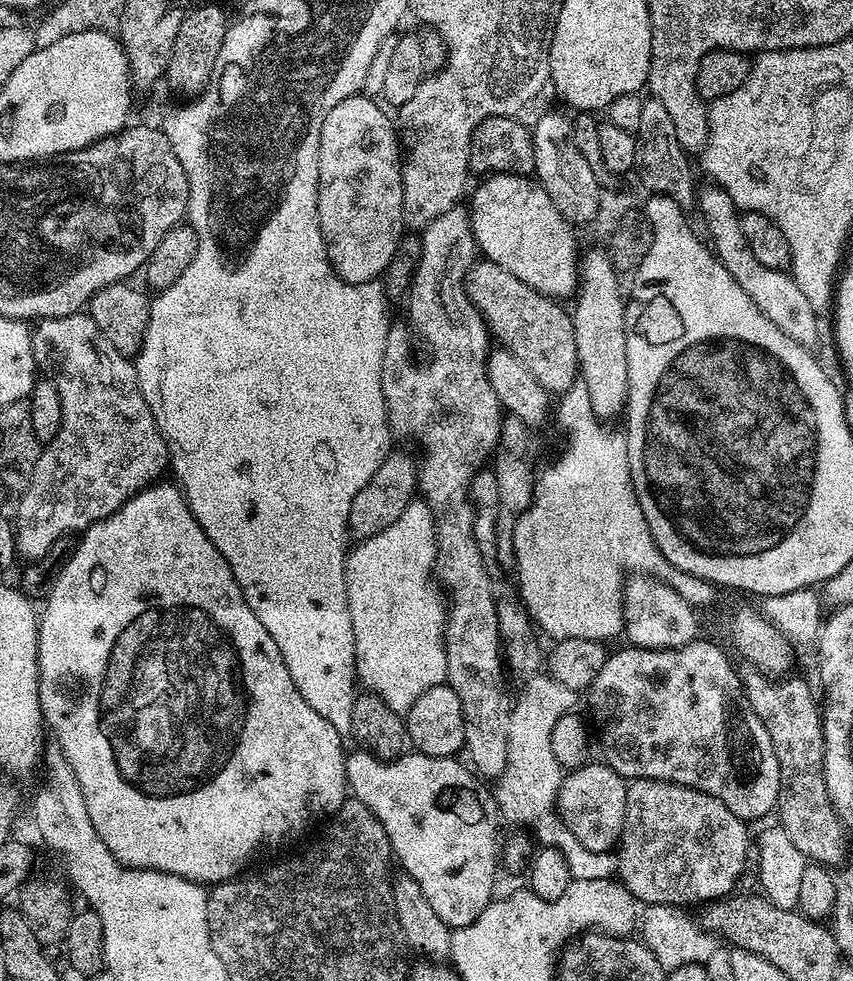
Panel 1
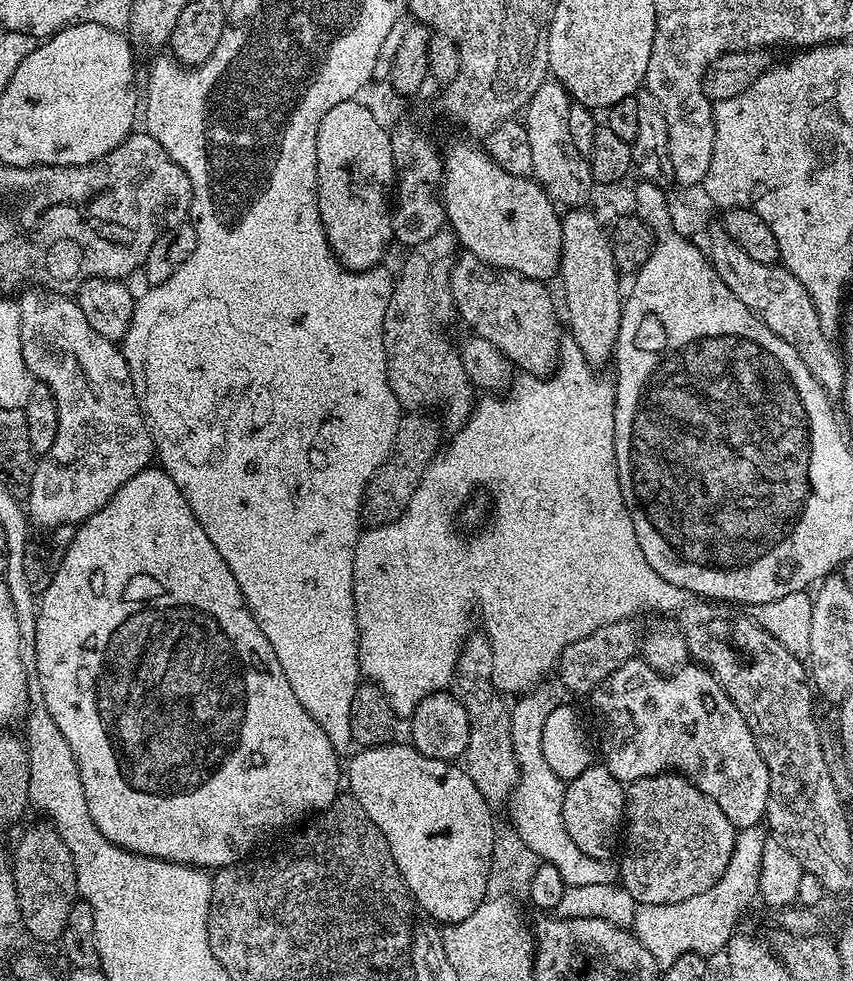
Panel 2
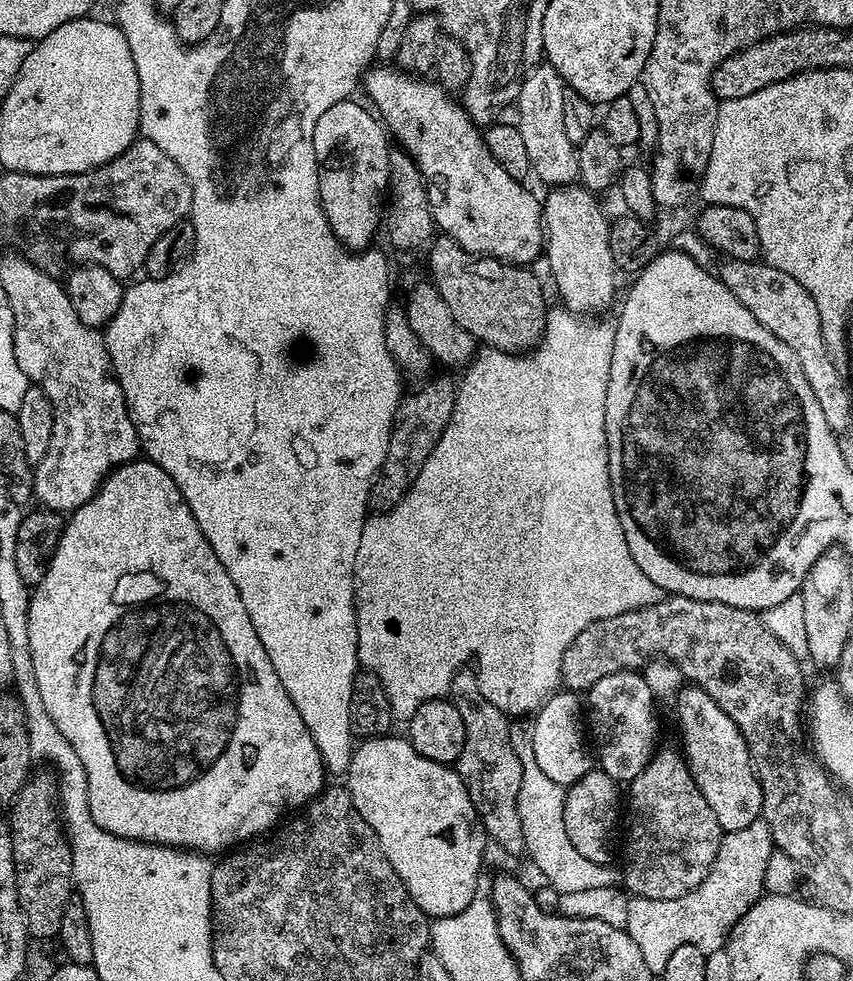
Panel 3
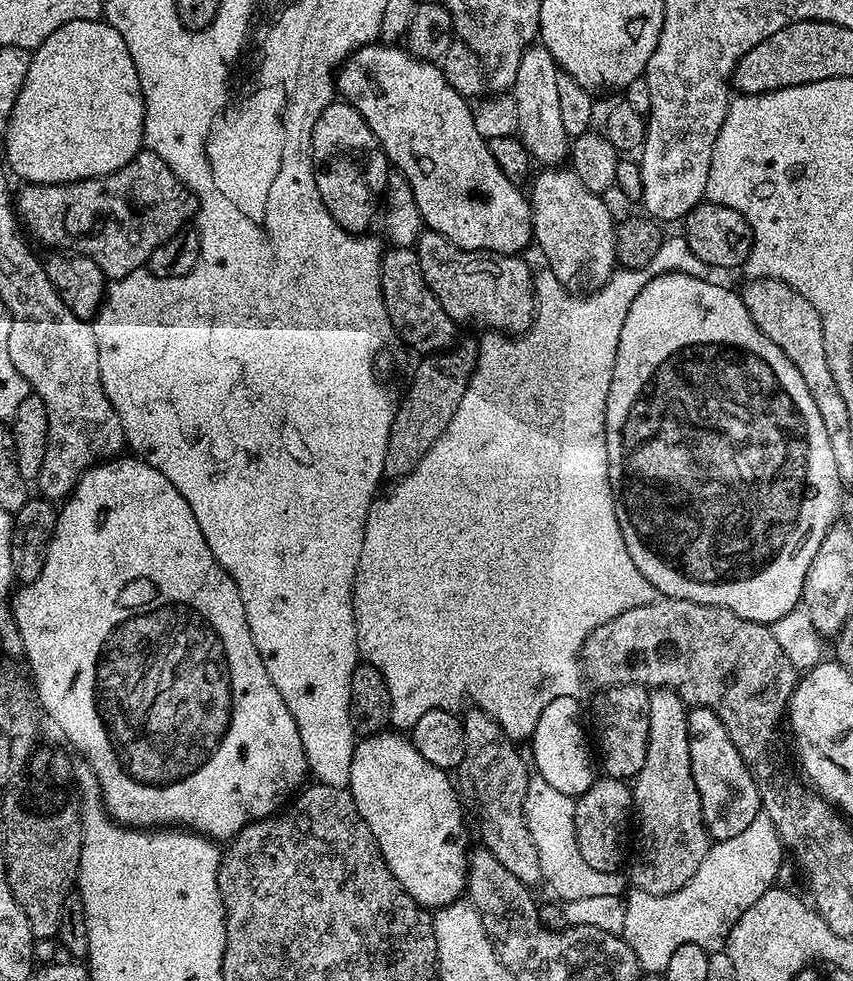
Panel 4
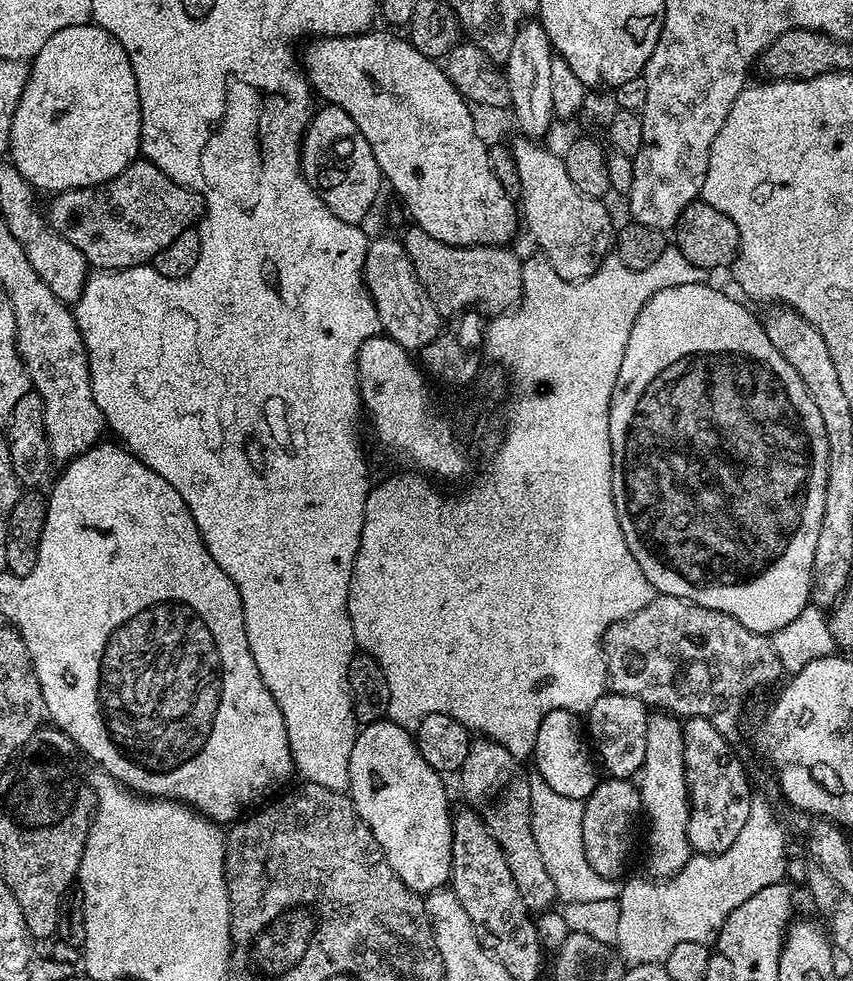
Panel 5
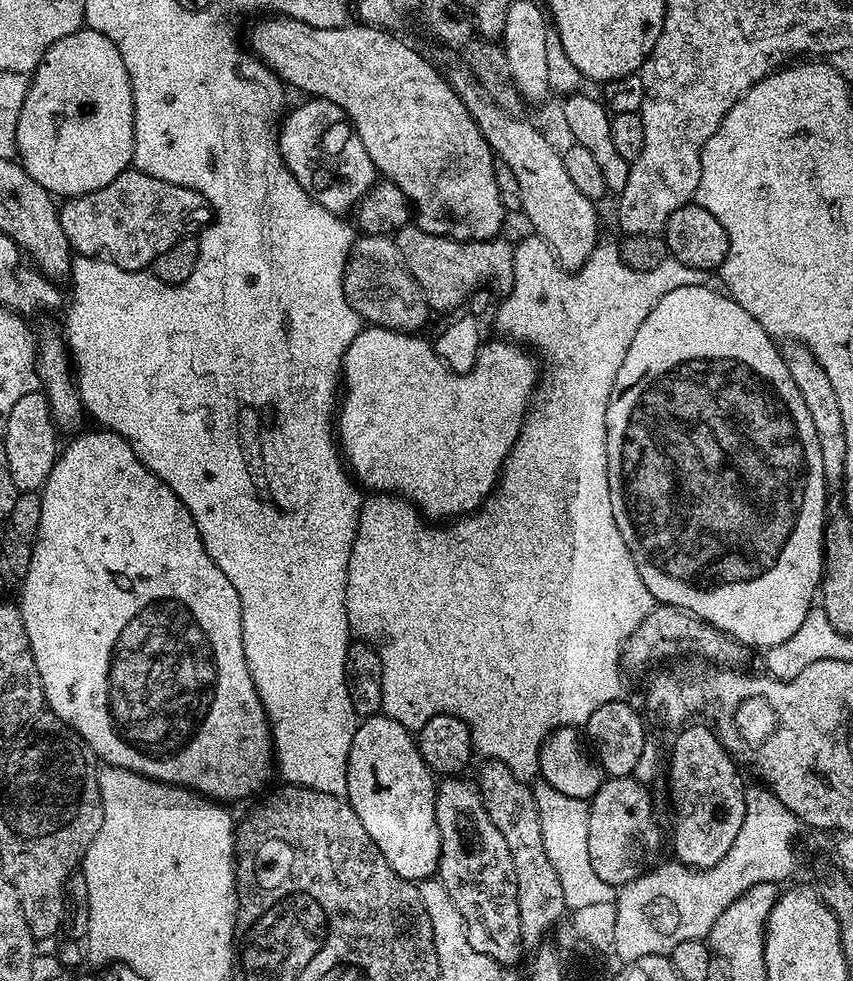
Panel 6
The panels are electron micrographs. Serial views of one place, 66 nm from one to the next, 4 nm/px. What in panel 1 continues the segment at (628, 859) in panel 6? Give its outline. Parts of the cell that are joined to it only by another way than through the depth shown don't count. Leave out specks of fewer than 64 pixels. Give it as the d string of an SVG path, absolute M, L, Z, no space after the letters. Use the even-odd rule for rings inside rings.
M585 762L571 769L560 783L556 811L575 838L592 851L613 851L619 845L629 781L603 762Z

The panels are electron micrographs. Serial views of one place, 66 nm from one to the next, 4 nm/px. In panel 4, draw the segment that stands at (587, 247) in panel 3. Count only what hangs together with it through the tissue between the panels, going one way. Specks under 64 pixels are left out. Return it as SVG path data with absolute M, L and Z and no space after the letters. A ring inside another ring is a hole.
M548 166L537 171L531 188L534 244L544 251L547 267L569 290L601 288L618 268L617 221L612 220L612 212L604 201L607 199L601 193L586 190L582 178L568 166Z

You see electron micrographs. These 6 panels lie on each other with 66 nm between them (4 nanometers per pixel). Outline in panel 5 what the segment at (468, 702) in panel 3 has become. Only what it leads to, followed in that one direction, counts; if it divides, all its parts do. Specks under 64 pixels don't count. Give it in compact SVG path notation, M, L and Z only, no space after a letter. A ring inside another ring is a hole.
M476 738L471 741L458 779L464 791L463 803L478 813L486 830L490 830L494 842L498 842L503 850L506 866L510 866L510 874L514 874L514 886L518 886L518 894L522 894L522 902L533 913L539 914L551 909L558 899L553 879L546 872L538 851L538 842L534 842L528 772L520 764L523 763L498 742Z

